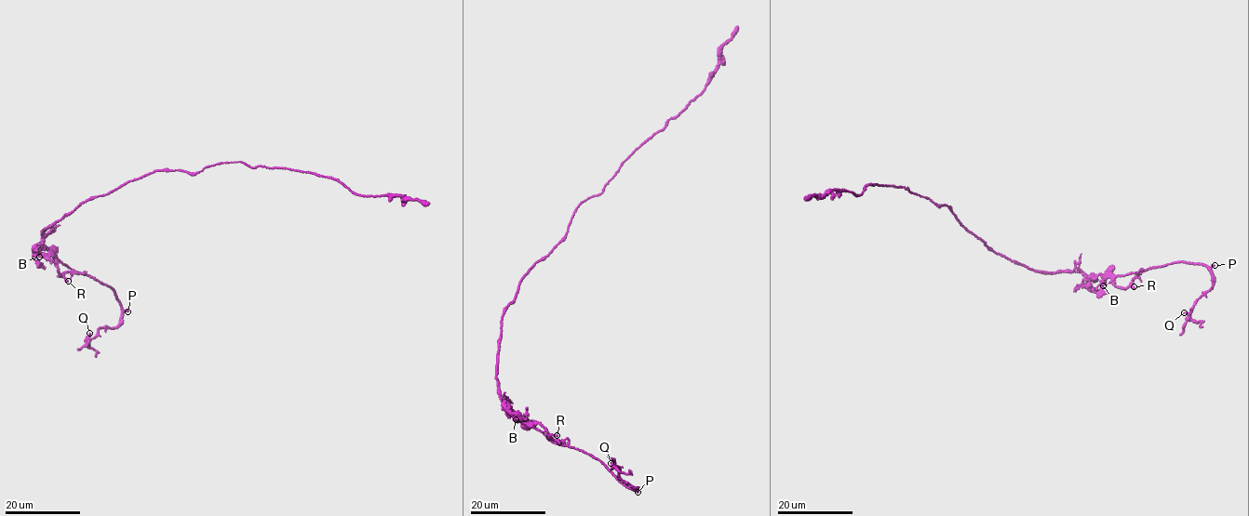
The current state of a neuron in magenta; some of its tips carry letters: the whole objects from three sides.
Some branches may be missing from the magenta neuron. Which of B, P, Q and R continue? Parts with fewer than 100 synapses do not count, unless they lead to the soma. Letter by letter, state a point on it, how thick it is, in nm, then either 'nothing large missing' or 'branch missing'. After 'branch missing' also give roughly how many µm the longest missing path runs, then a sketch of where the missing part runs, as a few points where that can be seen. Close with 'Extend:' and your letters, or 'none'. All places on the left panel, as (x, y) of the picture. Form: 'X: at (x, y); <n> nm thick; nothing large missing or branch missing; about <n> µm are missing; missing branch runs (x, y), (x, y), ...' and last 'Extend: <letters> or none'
B: at (39, 257); 440 nm thick; nothing large missing
P: at (127, 311); 260 nm thick; branch missing; about 5 µm are missing; missing branch runs (127, 311), (131, 307), (128, 300)
Q: at (89, 333); 160 nm thick; nothing large missing
R: at (68, 281); 160 nm thick; nothing large missing
Extend: P

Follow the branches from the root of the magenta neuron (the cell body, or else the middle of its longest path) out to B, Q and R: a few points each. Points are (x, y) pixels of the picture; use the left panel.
B: (117, 188), (84, 202), (41, 231), (42, 244), (49, 253), (39, 257)
Q: (117, 188), (41, 233), (60, 261), (118, 299), (119, 324), (89, 333)
R: (117, 188), (84, 202), (41, 231), (42, 244), (55, 258), (60, 275), (68, 281)

